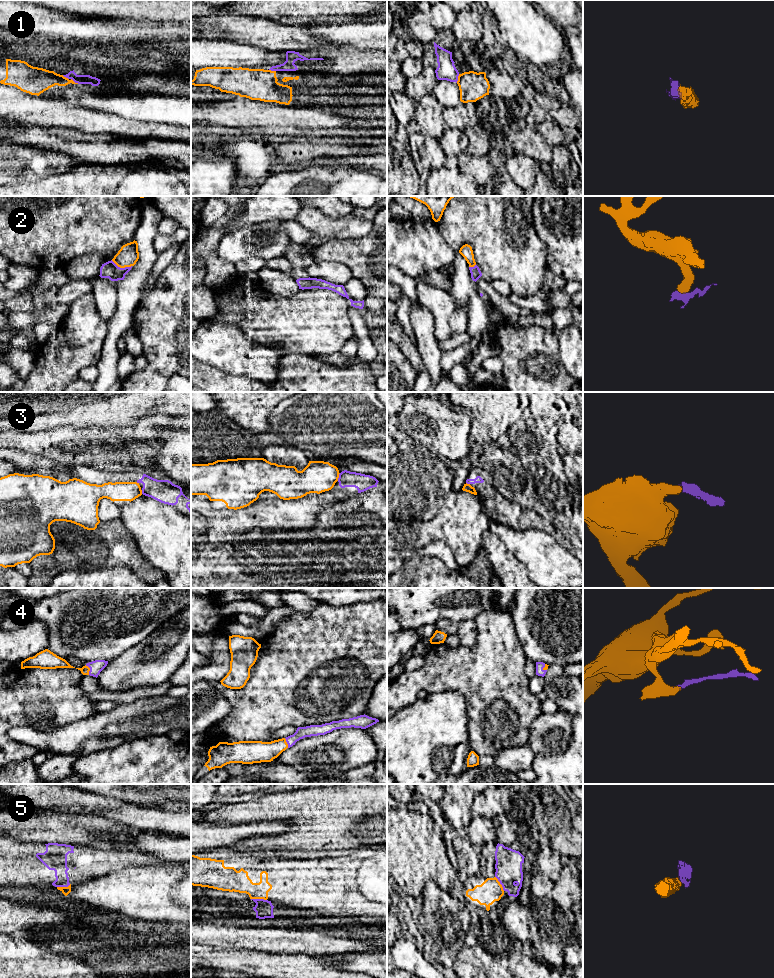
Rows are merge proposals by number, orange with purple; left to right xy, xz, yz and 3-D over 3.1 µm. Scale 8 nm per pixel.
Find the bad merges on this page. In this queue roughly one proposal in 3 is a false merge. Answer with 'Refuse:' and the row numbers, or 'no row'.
Refuse: 1, 3, 5

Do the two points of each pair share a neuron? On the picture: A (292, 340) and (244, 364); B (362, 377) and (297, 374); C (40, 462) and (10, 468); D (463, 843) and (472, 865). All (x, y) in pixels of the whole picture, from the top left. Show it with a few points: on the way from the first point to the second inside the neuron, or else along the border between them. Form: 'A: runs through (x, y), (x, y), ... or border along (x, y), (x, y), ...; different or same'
A: border along (253, 341), (277, 350); different
B: runs through (346, 377), (313, 376); same
C: border along (10, 461), (34, 473); different
D: runs through (464, 848), (469, 860); same

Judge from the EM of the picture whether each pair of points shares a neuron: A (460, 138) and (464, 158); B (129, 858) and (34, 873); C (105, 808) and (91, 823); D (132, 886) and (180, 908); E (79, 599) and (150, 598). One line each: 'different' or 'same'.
A: different
B: same
C: different
D: same
E: same

